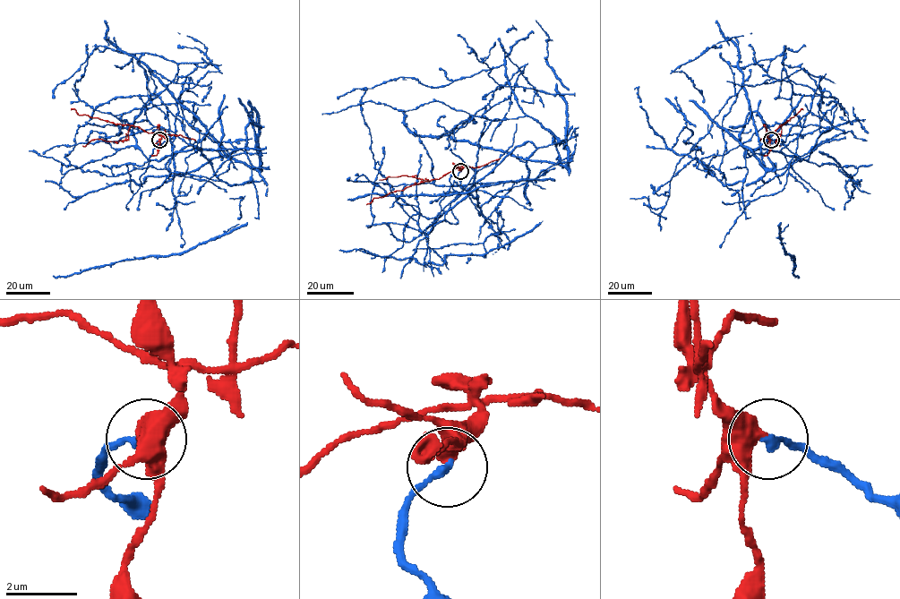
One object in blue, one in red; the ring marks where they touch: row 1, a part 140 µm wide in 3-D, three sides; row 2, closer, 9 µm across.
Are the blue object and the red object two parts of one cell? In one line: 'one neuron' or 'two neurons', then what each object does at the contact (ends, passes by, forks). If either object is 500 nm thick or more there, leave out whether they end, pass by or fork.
two neurons; blue ends there; red forks there

